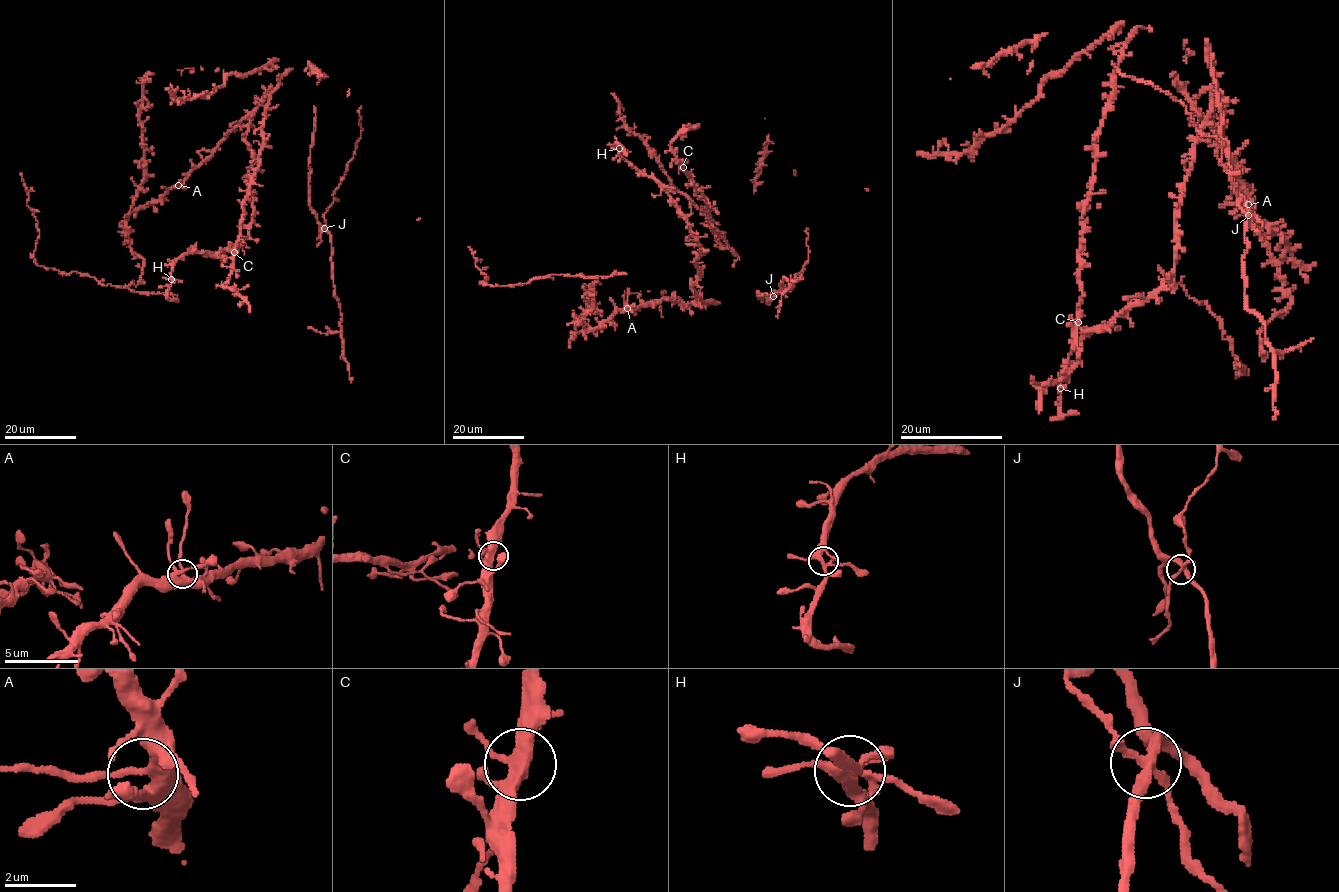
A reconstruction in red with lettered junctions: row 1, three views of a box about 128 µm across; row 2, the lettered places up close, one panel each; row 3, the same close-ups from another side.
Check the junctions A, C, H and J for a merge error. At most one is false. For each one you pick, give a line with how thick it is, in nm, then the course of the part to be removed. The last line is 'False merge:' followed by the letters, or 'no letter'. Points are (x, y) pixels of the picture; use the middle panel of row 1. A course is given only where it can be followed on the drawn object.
J: 280 nm thick
False merge: J

